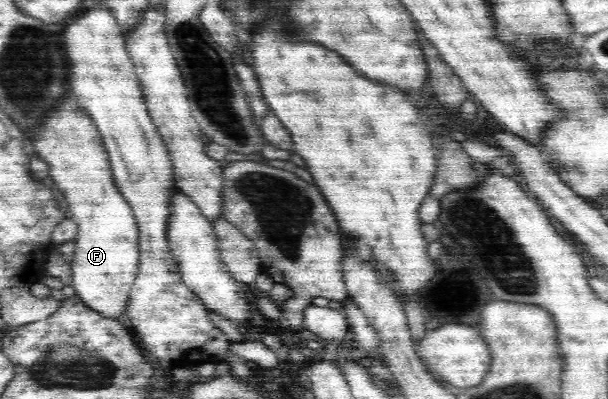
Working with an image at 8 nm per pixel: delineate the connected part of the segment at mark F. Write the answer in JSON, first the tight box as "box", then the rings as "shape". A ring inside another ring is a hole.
{"box":[36,100,139,320],"shape":[[[66,100],[66,106],[46,122],[46,130],[37,131],[38,144],[36,150],[42,154],[42,160],[50,165],[48,181],[57,191],[58,196],[68,203],[67,215],[77,224],[75,236],[74,258],[71,260],[72,286],[75,296],[83,302],[87,308],[93,310],[109,320],[126,318],[125,310],[129,303],[130,291],[136,278],[139,264],[138,228],[135,224],[135,216],[130,205],[124,201],[122,194],[115,188],[111,176],[111,166],[106,158],[106,151],[100,141],[100,135],[90,117],[82,114],[82,109],[70,106]]]}

